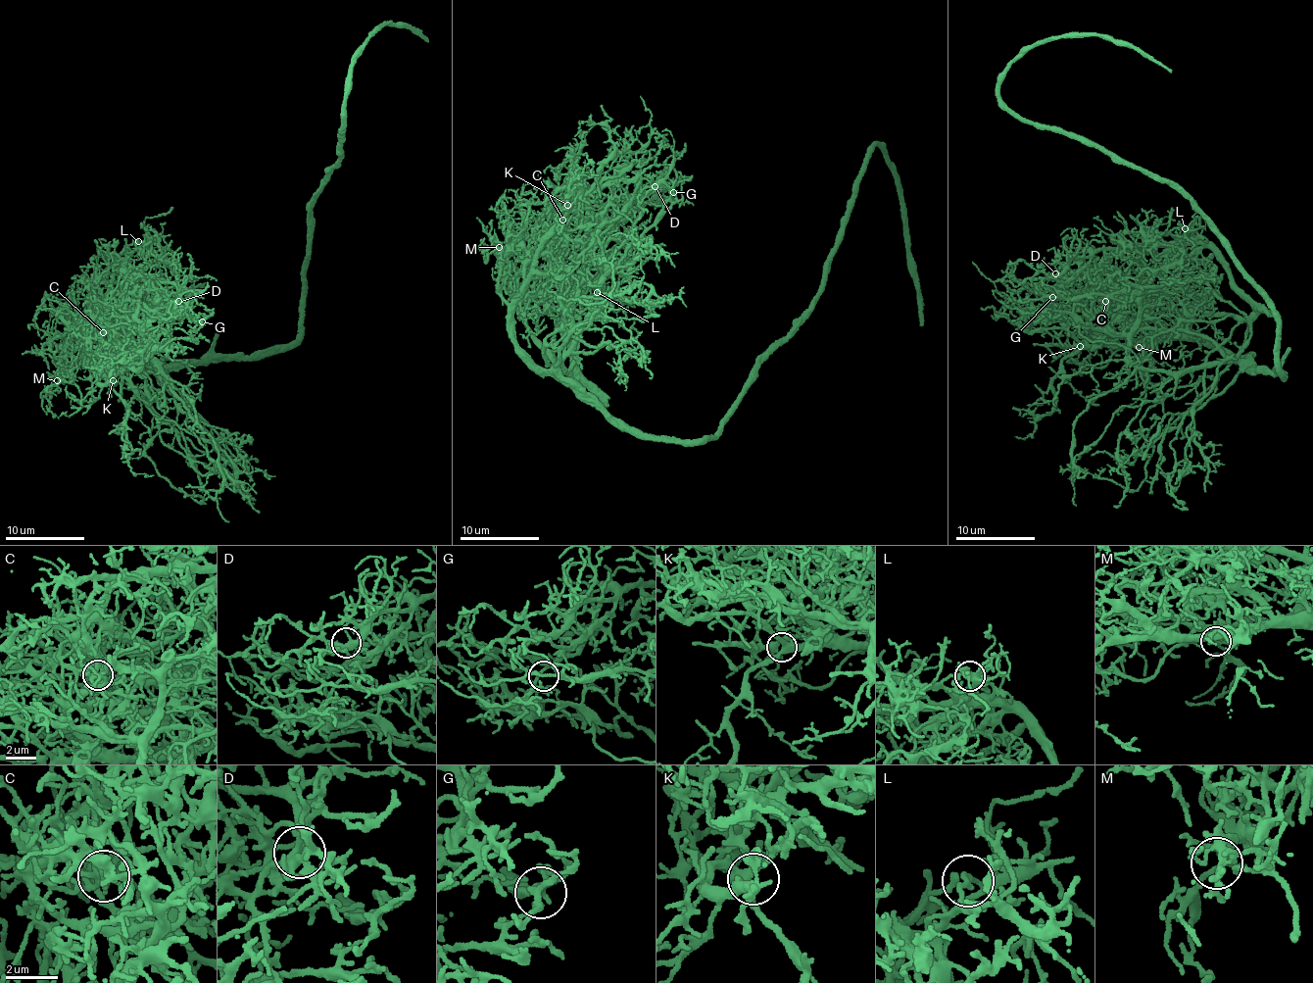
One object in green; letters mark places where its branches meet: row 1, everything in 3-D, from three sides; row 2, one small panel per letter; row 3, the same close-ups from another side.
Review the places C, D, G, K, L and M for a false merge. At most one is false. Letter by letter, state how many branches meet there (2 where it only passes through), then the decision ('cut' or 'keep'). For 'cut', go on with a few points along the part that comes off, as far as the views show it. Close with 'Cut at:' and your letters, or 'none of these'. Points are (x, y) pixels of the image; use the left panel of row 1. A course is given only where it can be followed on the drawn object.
C: 3 | cut | (102, 333), (90, 321), (73, 325), (126, 322), (212, 438), (223, 478), (217, 502), (228, 522)
D: 5 | keep
G: 4 | keep
K: 4 | keep
L: 3 | keep
M: 6 | keep
Cut at: C

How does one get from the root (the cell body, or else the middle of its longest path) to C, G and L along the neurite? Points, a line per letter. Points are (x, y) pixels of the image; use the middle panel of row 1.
C: (729, 414), (723, 425), (702, 442), (629, 432), (560, 375), (561, 286), (568, 274), (562, 219)
G: (729, 414), (702, 442), (629, 432), (559, 373), (567, 267), (644, 188), (660, 184), (673, 192)
L: (729, 414), (700, 442), (629, 432), (588, 404), (559, 369), (572, 372), (575, 357), (566, 310), (597, 292)

